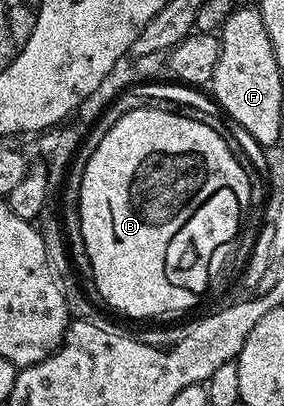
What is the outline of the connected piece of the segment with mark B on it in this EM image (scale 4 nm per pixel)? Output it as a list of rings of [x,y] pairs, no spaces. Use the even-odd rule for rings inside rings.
[[[151,105],[140,109],[132,109],[132,113],[124,113],[112,129],[108,129],[104,141],[96,145],[96,153],[88,157],[88,165],[84,169],[84,177],[78,190],[78,216],[84,249],[88,253],[90,275],[94,279],[94,287],[98,295],[114,311],[122,315],[131,315],[134,319],[154,319],[157,315],[170,315],[173,311],[186,311],[194,307],[206,295],[206,290],[212,287],[208,277],[208,269],[219,256],[218,251],[226,248],[238,236],[241,223],[251,209],[249,178],[240,167],[234,156],[235,148],[228,142],[227,136],[221,130],[214,130],[201,118],[189,114],[177,115],[174,109],[162,105]]]

